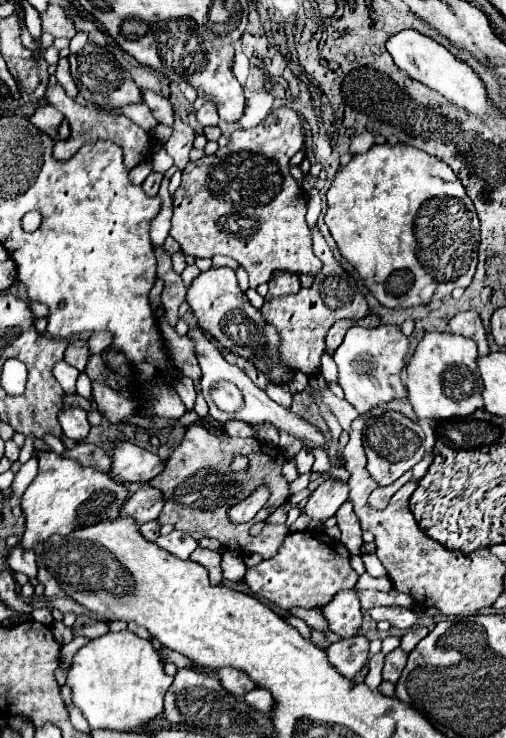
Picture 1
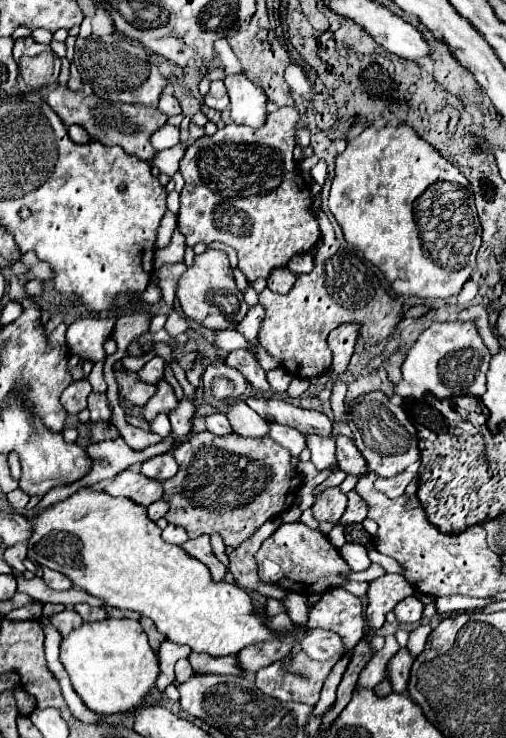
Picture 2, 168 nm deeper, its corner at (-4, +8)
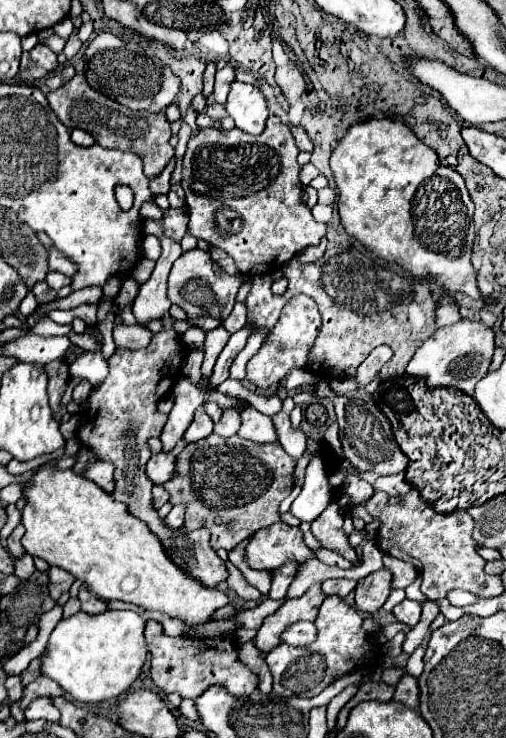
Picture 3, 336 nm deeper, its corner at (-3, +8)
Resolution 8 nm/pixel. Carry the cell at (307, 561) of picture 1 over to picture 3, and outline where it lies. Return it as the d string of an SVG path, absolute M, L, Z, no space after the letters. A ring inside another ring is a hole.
M277 522L271 528L261 528L255 532L246 547L245 558L251 568L273 572L285 562L295 562L301 566L305 560L315 558L315 552L305 546L303 532L299 528Z

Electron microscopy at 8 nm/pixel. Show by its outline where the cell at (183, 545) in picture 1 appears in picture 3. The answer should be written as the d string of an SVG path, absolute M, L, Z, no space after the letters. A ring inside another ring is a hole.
M173 506L173 510L165 516L167 528L179 530L183 526L183 514L185 514L185 506Z

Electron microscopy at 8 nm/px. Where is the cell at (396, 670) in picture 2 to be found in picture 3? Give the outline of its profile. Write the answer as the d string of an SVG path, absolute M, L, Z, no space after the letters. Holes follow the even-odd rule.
M403 674L401 680L395 686L395 700L407 704L409 708L417 710L419 706L419 688L417 688L417 678L411 674Z

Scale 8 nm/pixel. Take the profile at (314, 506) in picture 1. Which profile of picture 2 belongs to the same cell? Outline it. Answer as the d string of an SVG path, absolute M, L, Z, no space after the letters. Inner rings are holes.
M326 488L324 496L320 496L318 502L312 506L312 514L318 522L332 522L338 524L342 514L346 510L346 496L340 492L340 488Z

